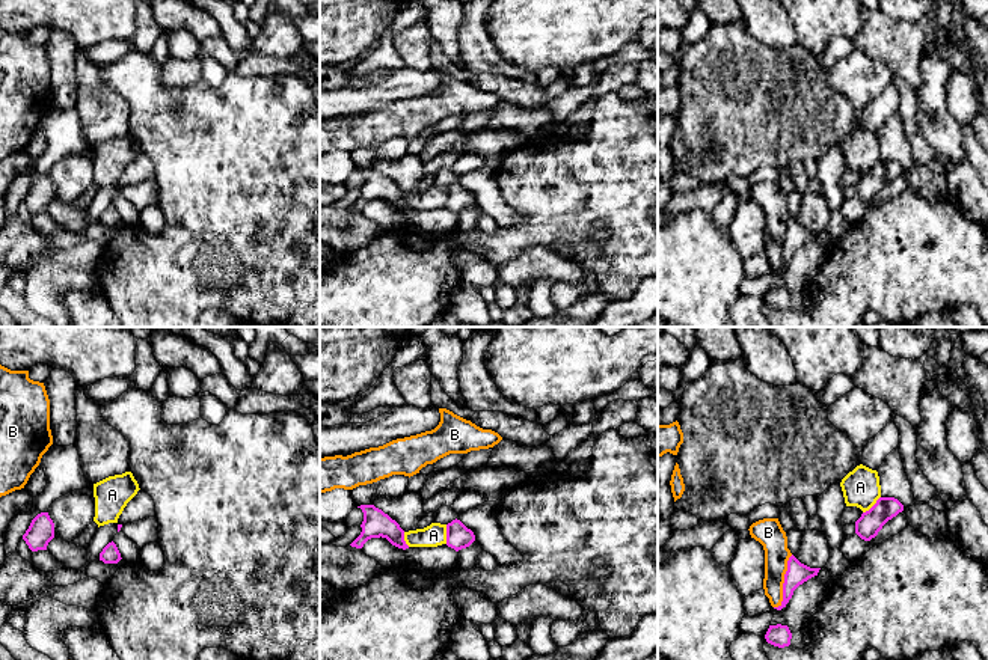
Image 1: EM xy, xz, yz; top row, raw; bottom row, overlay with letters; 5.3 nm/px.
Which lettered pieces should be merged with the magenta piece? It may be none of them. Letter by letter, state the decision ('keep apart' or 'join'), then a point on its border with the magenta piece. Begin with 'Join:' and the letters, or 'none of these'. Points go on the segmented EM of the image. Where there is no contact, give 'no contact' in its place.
Join: none of these
A: keep apart | xz (447, 534)
B: keep apart | yz (785, 582)

